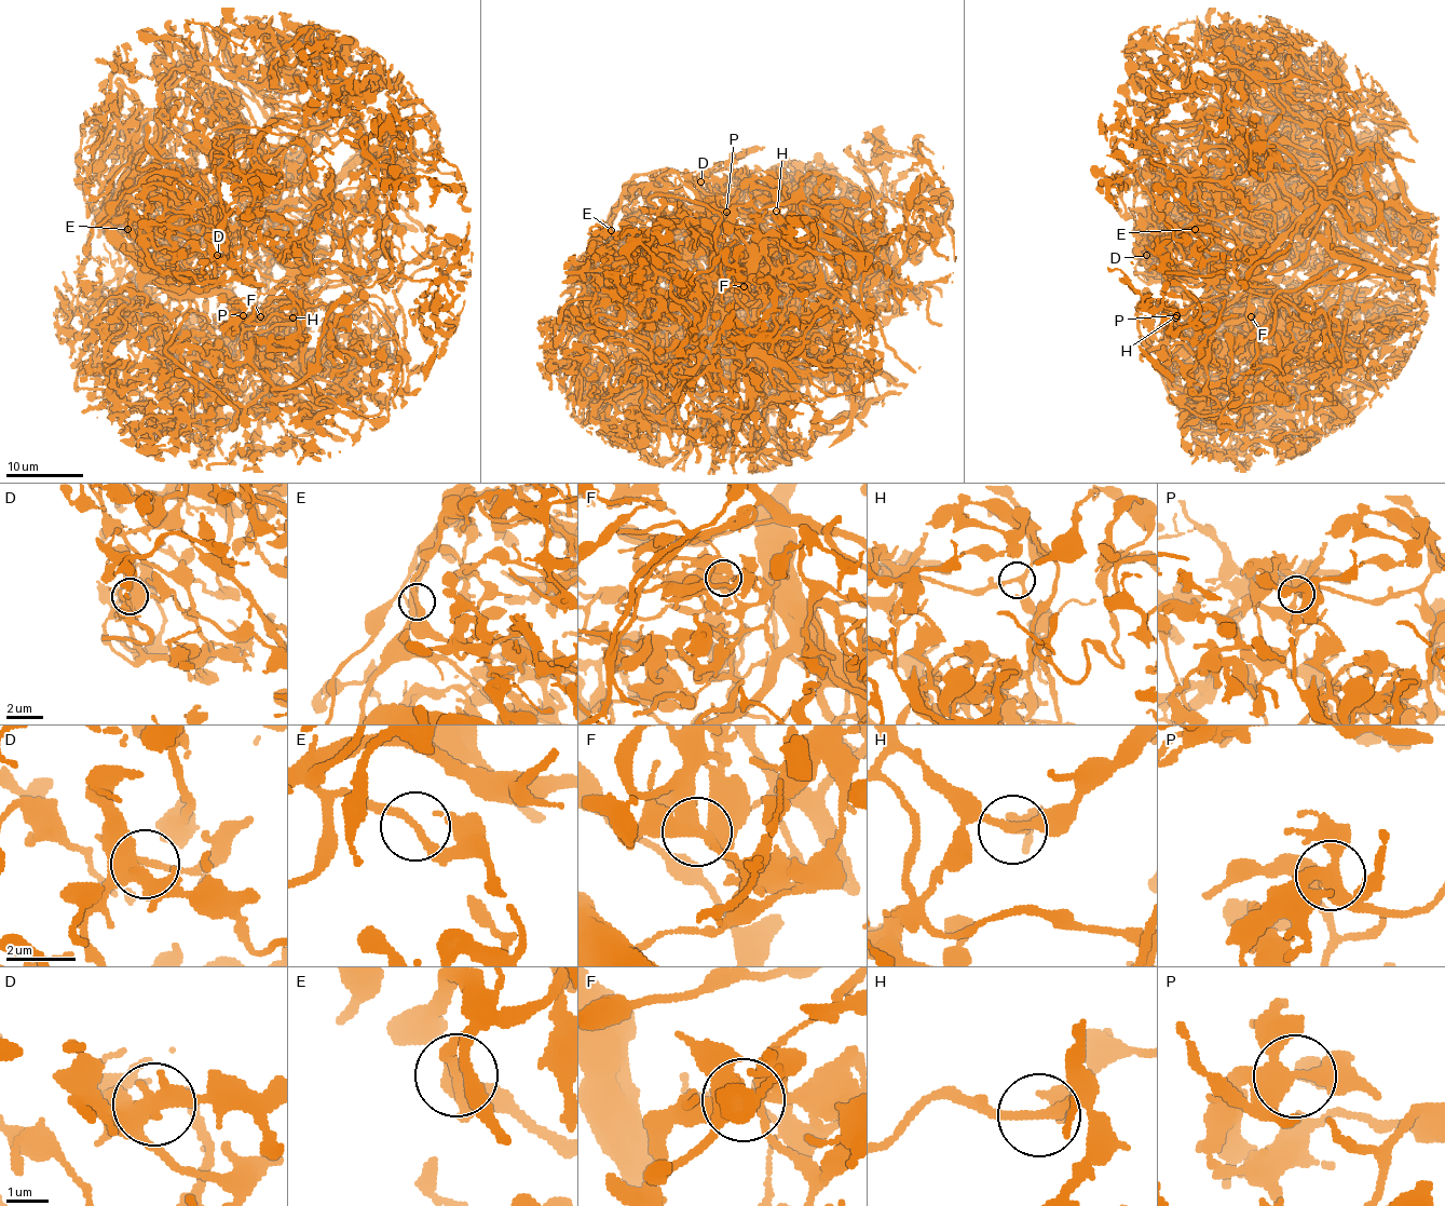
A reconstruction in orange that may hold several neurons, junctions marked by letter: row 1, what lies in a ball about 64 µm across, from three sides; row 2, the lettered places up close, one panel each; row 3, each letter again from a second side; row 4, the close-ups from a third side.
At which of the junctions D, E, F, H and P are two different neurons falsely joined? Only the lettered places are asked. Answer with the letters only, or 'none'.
E, F

